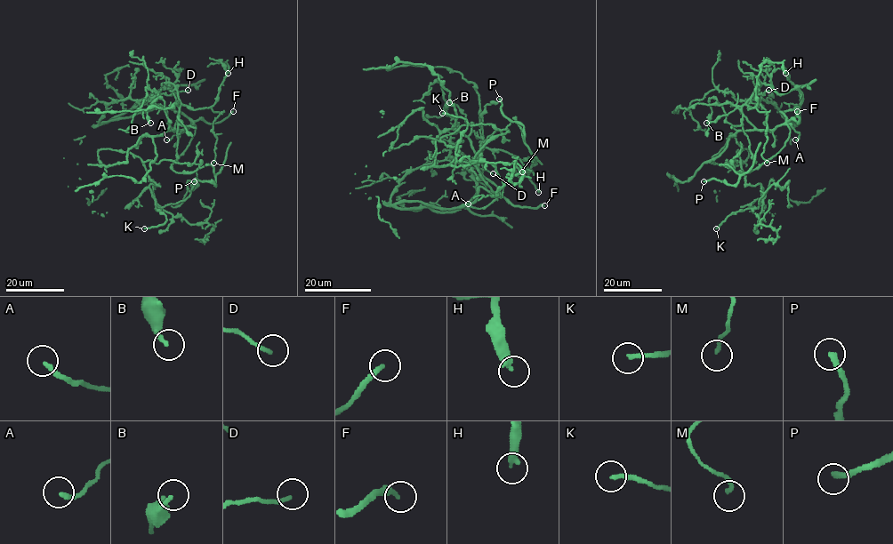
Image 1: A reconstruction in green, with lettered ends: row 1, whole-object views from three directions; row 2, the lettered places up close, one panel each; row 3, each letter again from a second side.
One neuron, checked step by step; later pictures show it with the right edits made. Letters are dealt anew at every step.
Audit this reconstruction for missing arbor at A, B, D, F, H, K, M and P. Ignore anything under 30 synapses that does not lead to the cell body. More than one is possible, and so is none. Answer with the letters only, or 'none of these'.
A, F, K, P

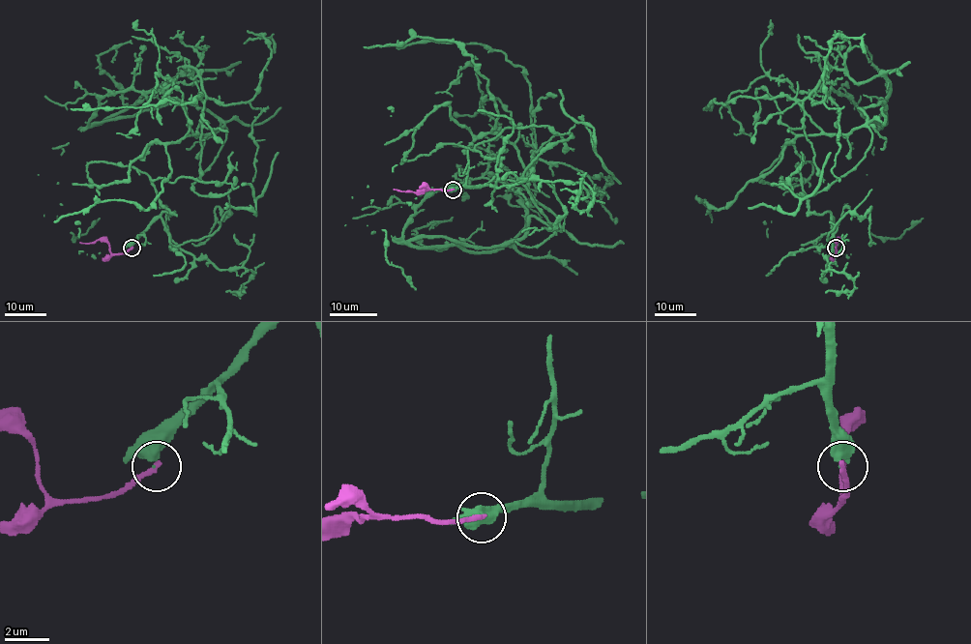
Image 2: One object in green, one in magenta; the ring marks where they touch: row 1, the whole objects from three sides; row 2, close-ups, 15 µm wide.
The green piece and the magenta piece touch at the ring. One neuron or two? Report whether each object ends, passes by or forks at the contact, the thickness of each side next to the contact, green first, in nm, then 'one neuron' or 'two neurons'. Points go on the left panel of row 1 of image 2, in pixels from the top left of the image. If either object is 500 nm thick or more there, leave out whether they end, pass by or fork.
500/240 nm | two neurons

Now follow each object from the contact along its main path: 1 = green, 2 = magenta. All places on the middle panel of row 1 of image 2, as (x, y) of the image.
1: (453, 189), (508, 128), (570, 133), (522, 185), (560, 231), (404, 241), (498, 136), (473, 66), (435, 93)
2: (453, 189), (424, 189), (415, 192), (394, 189)

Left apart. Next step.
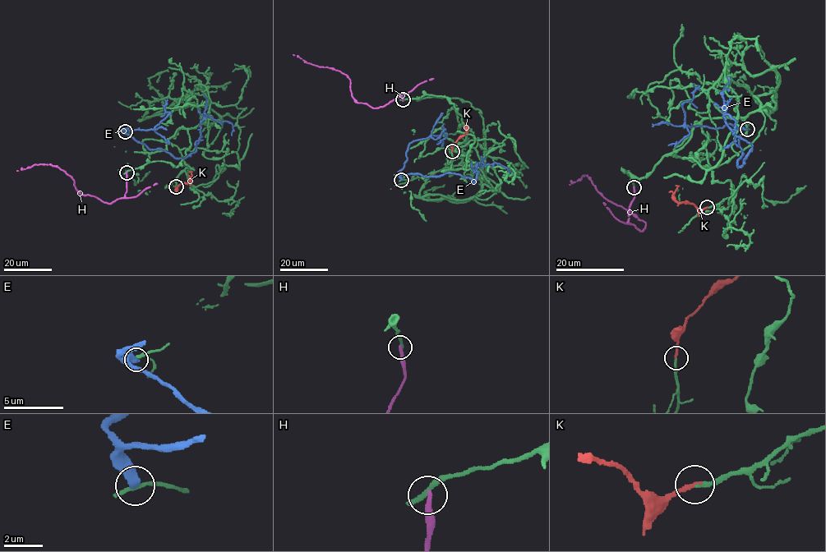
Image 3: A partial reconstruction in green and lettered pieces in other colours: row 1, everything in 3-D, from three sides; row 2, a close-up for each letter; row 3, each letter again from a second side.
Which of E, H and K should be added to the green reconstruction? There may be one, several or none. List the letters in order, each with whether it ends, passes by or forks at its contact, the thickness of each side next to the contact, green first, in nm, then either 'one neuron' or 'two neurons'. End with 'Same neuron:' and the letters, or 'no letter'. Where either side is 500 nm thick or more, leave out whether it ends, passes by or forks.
E: it ends there; 260 nm thick on the green side, 360 nm on the other; two neurons
H: it ends there; 300 nm thick on the green side, 280 nm on the other; two neurons
K: it ends there; 190 nm thick on the green side, 200 nm on the other; one neuron
Same neuron: K

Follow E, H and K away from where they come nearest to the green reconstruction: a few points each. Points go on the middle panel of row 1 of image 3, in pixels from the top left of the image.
E: (402, 180), (400, 175), (450, 173), (474, 182), (477, 163), (498, 163), (508, 169)
H: (402, 99), (396, 97), (373, 108), (358, 103), (346, 75), (293, 54)
K: (452, 151), (453, 145), (466, 133), (467, 127), (465, 131)

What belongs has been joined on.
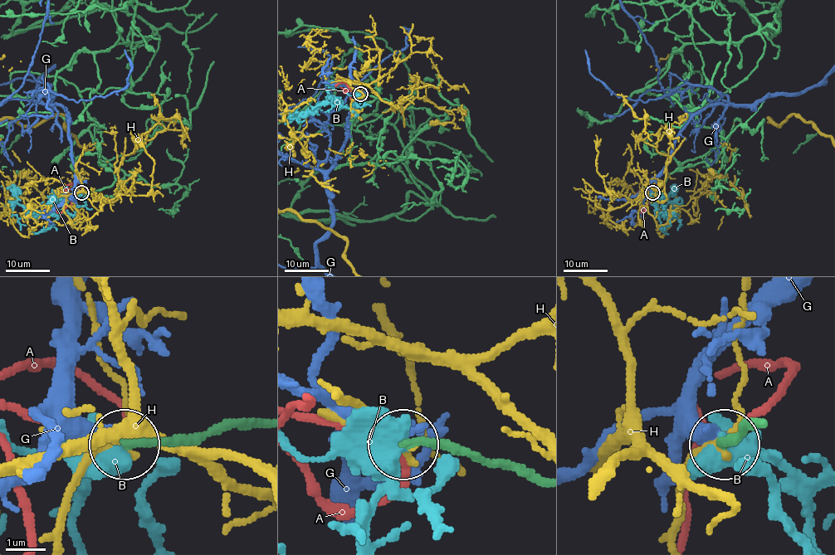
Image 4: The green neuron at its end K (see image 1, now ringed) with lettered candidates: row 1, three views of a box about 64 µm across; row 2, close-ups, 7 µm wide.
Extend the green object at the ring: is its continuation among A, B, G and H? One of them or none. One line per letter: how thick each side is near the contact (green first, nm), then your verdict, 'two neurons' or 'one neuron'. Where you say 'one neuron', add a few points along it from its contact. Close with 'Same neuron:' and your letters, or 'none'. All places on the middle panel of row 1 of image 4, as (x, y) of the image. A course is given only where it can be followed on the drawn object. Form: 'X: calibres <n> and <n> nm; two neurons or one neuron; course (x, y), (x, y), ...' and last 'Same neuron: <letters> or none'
A: calibres 200 and 170 nm; two neurons
B: calibres 240 and 360 nm; two neurons
G: calibres 220 and 440 nm; two neurons
H: calibres 220 and 140 nm; two neurons
Same neuron: none

